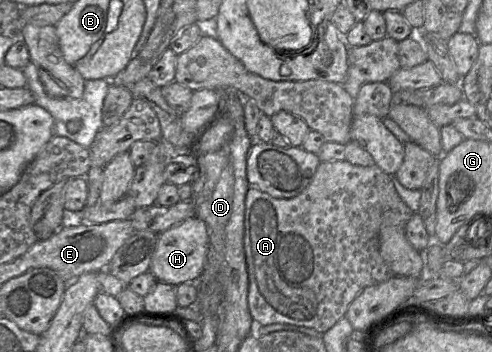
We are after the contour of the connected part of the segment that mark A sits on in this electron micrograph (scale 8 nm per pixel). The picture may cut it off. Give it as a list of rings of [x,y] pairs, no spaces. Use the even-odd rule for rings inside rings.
[[[321,162],[308,187],[289,199],[274,198],[249,187],[245,197],[244,252],[248,270],[248,309],[261,325],[292,324],[327,332],[342,317],[365,288],[394,277],[380,255],[382,215],[391,211],[406,225],[414,212],[398,195],[391,177],[378,166],[357,166],[350,162]]]

